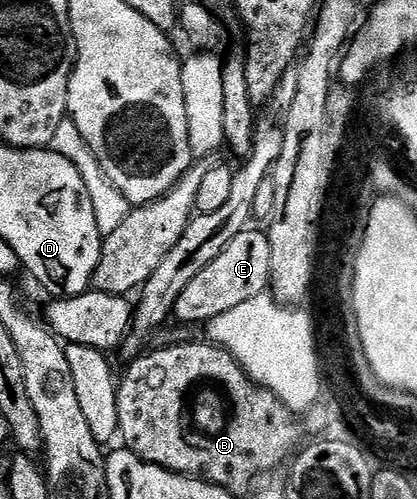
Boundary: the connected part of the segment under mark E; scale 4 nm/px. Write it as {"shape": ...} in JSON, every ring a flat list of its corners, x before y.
{"shape":[[249,227,241,231,210,263,195,277,178,295,178,303,174,310,175,320,185,321,188,325,196,325,213,321,218,315,226,315,238,303,246,303,246,299,254,299,262,295,269,288,272,276,270,275,270,243,267,232,260,233,255,227]]}

